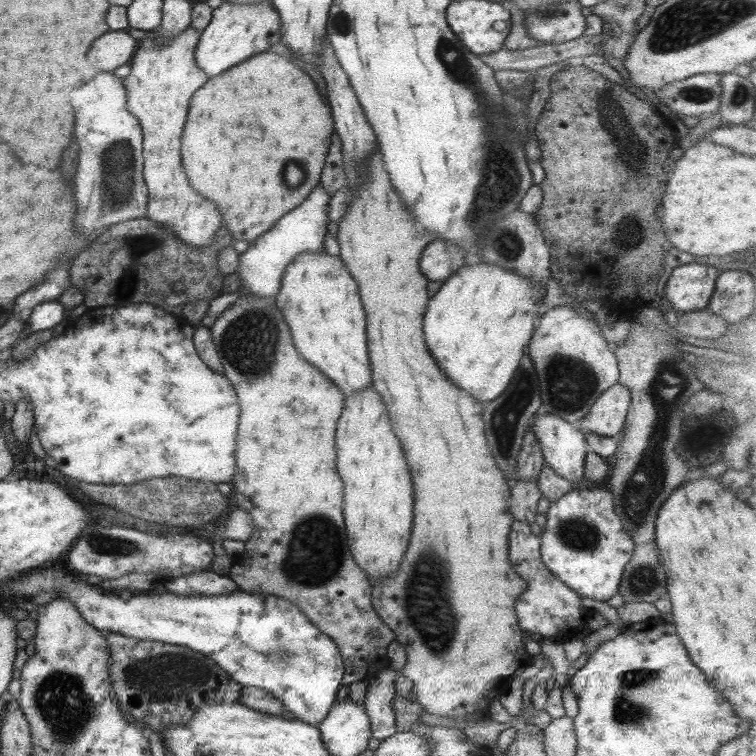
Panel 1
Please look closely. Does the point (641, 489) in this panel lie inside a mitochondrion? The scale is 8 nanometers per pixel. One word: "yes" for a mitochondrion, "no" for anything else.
yes

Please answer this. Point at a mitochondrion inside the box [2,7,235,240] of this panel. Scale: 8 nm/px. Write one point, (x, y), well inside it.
(119, 163)

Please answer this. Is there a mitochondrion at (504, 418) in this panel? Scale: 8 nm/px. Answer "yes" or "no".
yes

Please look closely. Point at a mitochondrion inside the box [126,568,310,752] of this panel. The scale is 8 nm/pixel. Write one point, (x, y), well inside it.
(280, 656)

